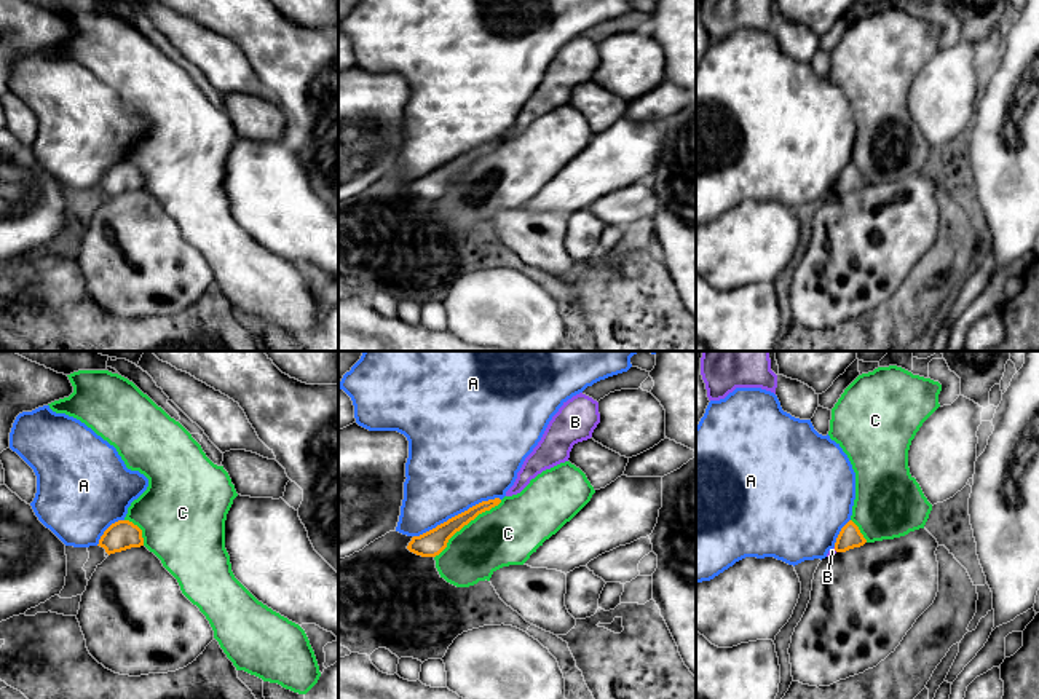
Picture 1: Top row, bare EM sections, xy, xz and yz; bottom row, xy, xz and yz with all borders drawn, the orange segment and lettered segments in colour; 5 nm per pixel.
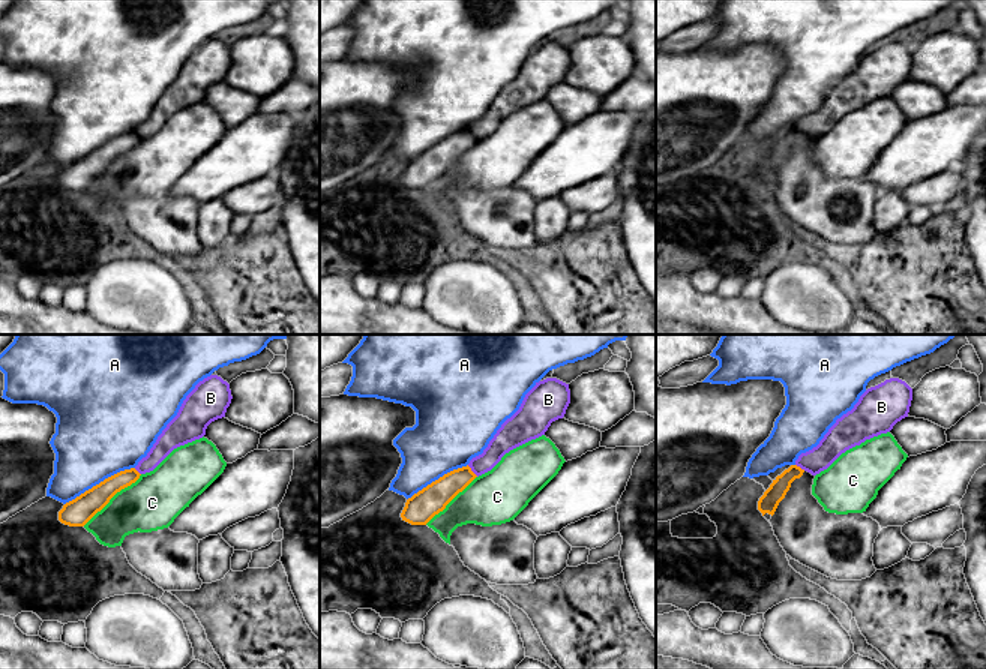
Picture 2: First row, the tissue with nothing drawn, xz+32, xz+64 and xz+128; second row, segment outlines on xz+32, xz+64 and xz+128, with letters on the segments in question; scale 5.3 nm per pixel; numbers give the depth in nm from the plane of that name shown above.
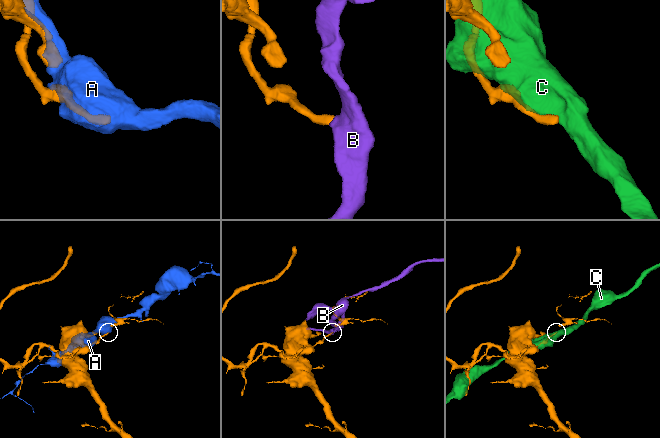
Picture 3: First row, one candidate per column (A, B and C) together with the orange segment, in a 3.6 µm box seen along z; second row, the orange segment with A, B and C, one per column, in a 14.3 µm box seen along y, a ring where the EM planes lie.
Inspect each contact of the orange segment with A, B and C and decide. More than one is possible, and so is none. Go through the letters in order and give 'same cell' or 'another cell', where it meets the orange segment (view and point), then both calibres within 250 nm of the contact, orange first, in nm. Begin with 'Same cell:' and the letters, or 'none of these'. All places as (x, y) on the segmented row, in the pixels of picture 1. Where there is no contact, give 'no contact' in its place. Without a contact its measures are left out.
Same cell: none of these
A: another cell; meets orange in xz at (458, 514); 130 nm thick on the orange side, 460 nm on the other
B: another cell; meets orange in yz at (835, 549); 120 nm thick on the orange side, 30 nm on the other
C: another cell; meets orange in xz at (466, 524); 130 nm thick on the orange side, 300 nm on the other

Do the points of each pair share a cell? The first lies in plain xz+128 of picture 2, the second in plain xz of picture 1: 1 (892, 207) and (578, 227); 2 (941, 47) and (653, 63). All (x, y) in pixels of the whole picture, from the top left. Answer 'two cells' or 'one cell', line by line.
1: one cell
2: one cell

